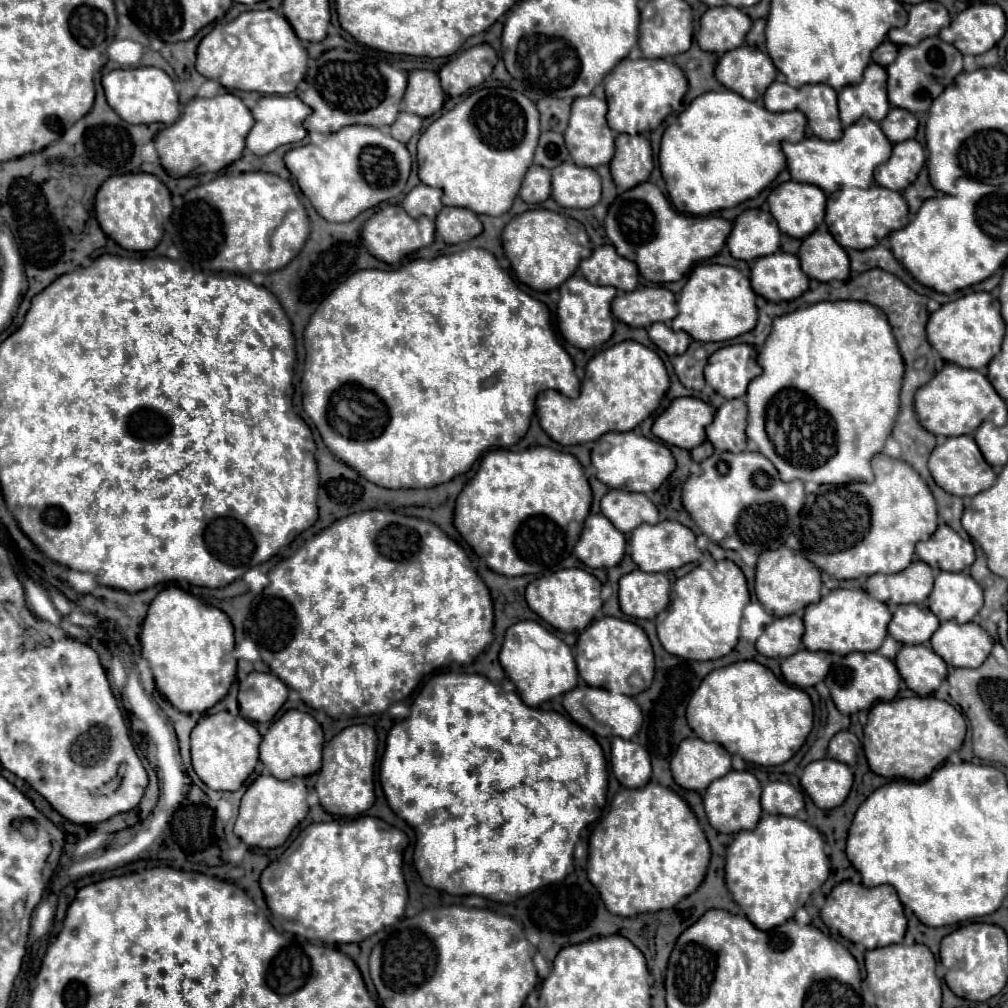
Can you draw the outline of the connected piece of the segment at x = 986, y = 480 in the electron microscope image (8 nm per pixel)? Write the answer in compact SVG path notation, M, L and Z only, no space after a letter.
M957 436L957 438L947 438L945 444L937 446L931 452L929 458L929 470L933 480L949 494L955 496L975 496L983 490L987 490L993 482L995 482L995 472L993 468L985 462L983 454L977 448L977 442L973 440L973 436Z

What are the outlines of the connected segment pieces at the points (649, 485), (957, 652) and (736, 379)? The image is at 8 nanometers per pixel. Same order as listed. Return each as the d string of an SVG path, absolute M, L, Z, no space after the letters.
M637 432L603 434L591 450L591 462L597 470L597 478L603 484L607 484L609 488L637 490L641 494L655 492L675 470L675 458L673 458L671 450L663 442L645 438Z
M943 622L931 636L931 648L953 668L977 668L991 654L993 638L975 622Z
M749 344L723 346L711 354L705 366L707 384L723 398L741 398L757 374L761 374L757 350Z

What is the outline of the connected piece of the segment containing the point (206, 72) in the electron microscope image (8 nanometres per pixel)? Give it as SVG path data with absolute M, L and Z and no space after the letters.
M249 10L233 22L215 26L197 48L197 72L227 90L291 94L307 72L307 50L287 18L275 10Z

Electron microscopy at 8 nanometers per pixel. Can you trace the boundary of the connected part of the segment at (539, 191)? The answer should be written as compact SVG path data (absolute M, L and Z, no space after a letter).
M533 164L527 170L527 174L525 174L525 180L521 184L519 196L527 204L541 204L541 202L545 202L551 196L551 170L545 170L545 166Z

